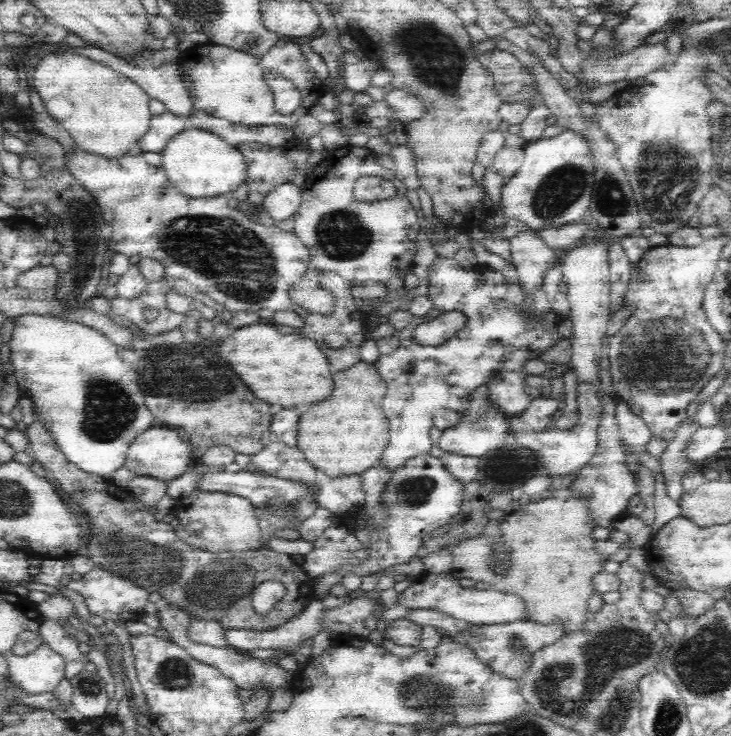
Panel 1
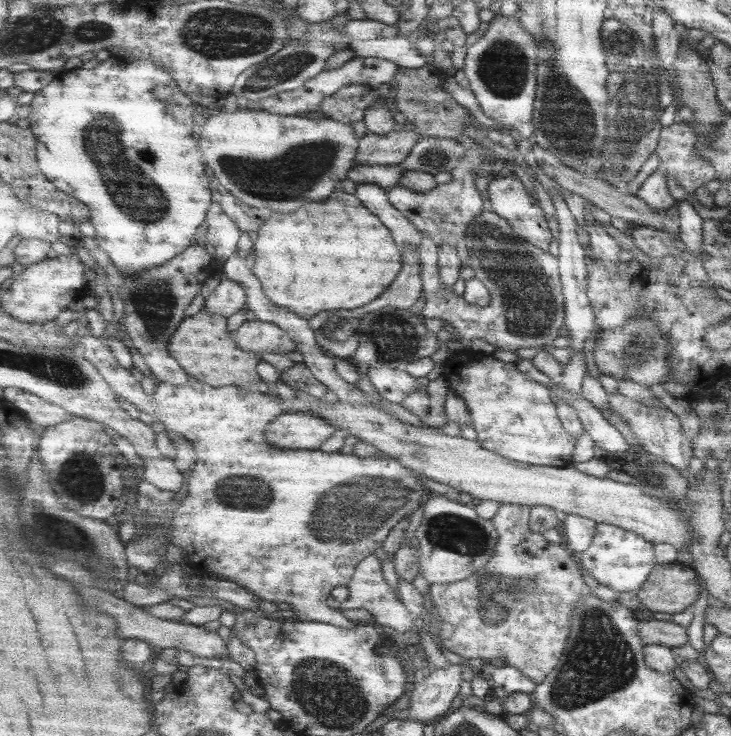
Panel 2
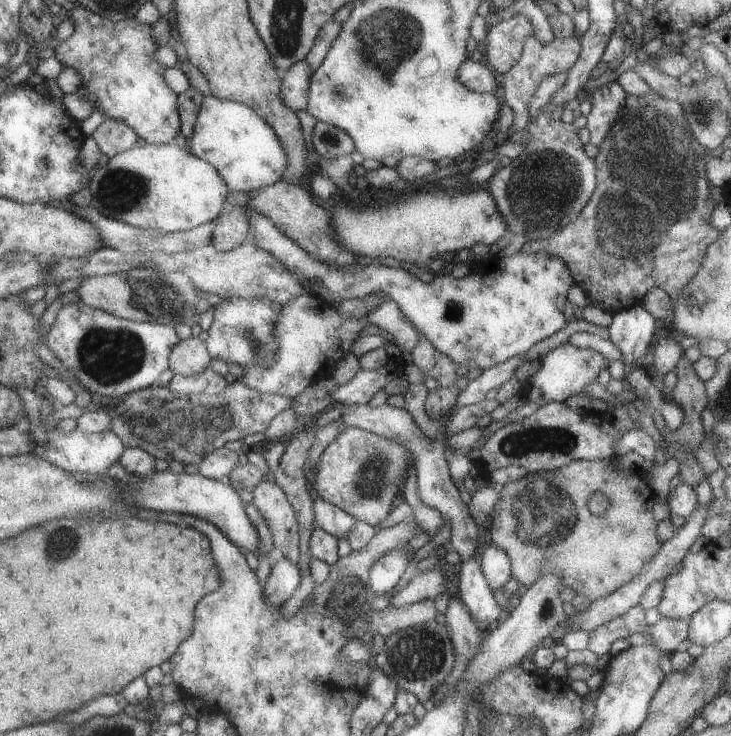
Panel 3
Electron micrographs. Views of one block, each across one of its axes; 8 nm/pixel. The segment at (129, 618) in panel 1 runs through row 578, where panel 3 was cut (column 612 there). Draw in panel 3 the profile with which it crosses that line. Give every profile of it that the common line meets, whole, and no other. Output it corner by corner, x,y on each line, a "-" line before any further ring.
607,82
599,88
595,88
593,92
589,92
591,96
591,110
587,114
587,124
585,130
589,130
589,144
591,146
599,146
603,142
603,138
607,136
611,124
615,122
619,110
623,108
623,102
627,100
625,92
619,88
617,82

